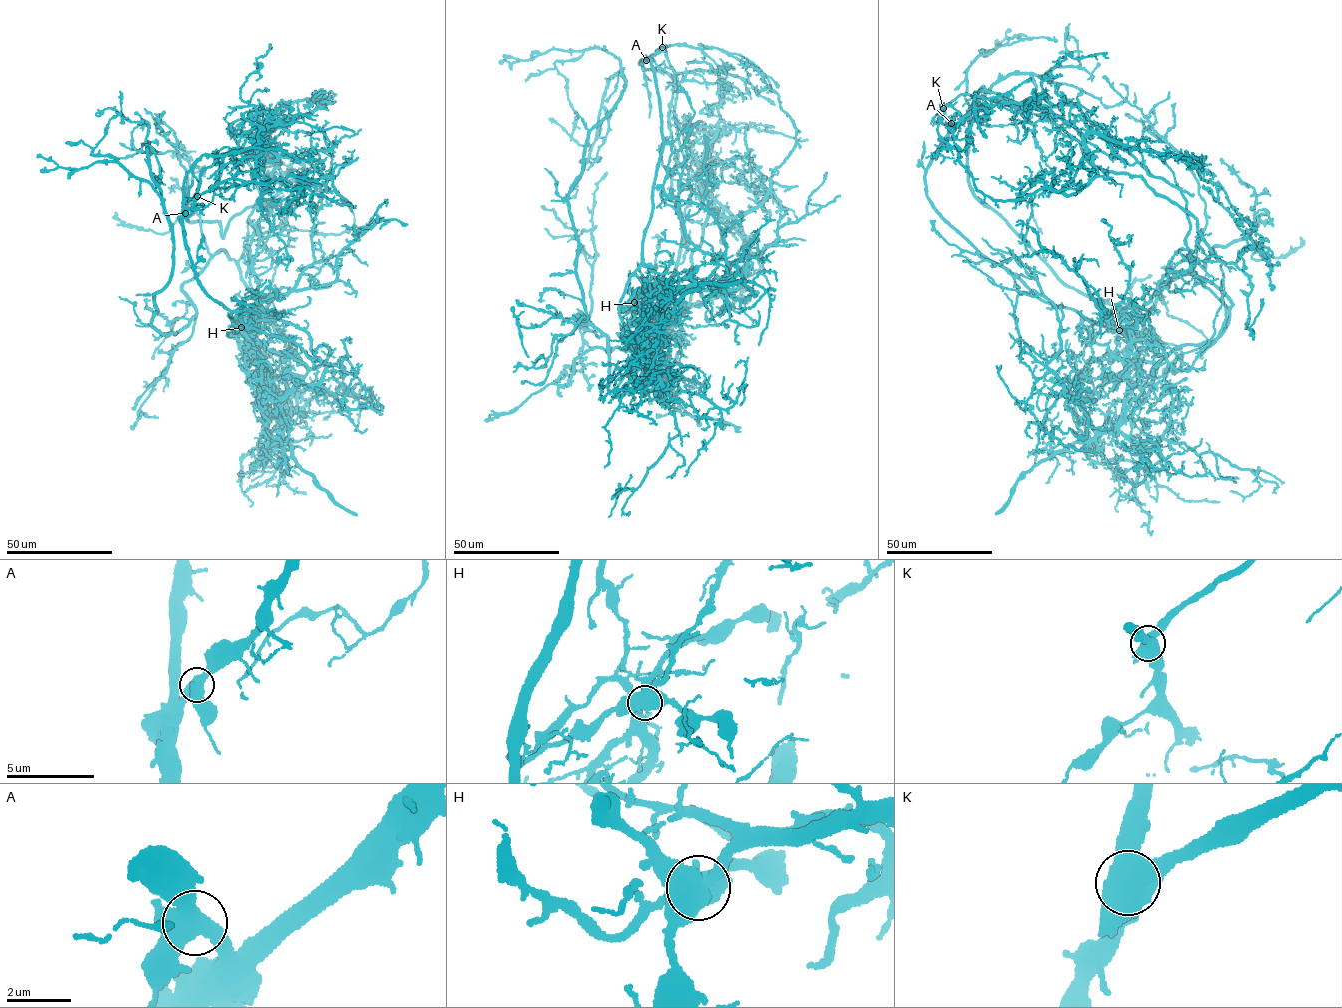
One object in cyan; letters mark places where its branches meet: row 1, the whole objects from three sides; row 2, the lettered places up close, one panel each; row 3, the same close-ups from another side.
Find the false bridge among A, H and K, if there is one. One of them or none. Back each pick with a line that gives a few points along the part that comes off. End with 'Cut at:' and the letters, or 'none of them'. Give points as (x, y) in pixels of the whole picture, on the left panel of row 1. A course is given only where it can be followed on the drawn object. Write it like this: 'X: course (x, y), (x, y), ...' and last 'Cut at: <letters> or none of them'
K: course (197, 196), (221, 154), (278, 153), (268, 190), (223, 238), (186, 205), (160, 234), (115, 212)
Cut at: K

